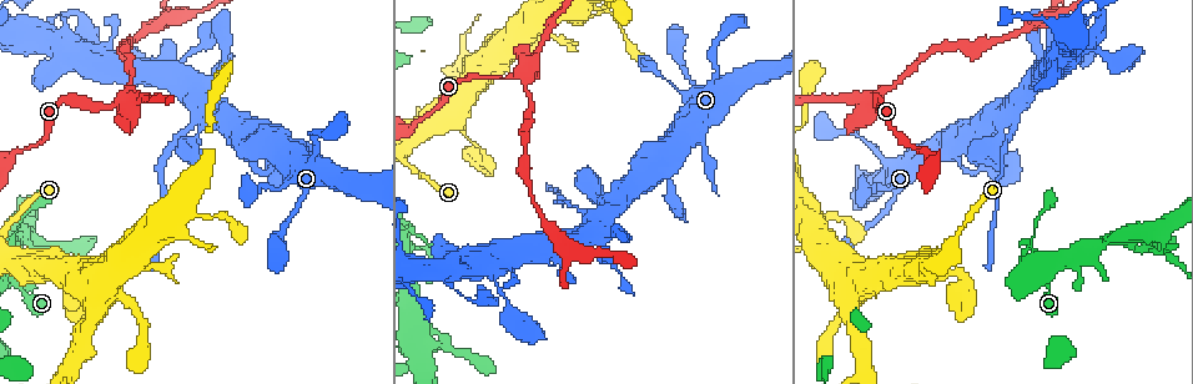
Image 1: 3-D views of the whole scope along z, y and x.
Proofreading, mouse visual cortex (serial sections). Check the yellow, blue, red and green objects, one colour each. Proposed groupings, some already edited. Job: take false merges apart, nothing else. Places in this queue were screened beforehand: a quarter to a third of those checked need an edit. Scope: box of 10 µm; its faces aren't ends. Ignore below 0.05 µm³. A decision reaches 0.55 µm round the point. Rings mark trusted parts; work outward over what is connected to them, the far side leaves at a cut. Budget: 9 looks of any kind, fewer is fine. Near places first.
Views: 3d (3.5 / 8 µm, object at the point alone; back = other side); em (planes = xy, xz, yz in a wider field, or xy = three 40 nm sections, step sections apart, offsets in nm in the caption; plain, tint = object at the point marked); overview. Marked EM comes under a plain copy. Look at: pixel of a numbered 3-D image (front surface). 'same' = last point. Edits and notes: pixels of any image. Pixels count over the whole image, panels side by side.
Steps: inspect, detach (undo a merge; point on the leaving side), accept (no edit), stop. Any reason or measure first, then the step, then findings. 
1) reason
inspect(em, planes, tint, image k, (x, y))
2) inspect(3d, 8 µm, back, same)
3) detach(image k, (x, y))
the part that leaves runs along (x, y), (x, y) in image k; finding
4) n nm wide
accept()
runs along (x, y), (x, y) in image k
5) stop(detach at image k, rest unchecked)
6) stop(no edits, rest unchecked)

four arms meet
inspect(3d, 3.5 µm, image 1, (118, 100))

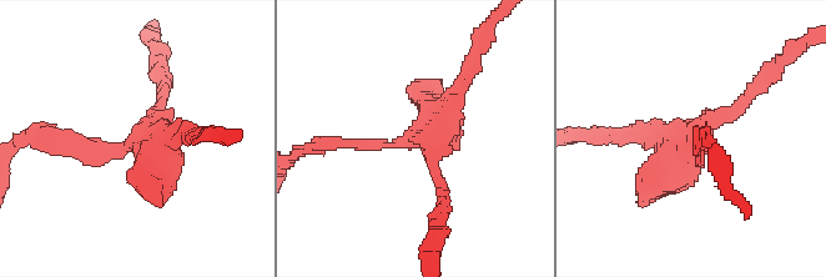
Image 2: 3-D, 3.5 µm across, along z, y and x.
4 arms; arms of 150, 200, 200, 350 nm
inspect(em, xy, step 3, tint, image 2, (690, 141))

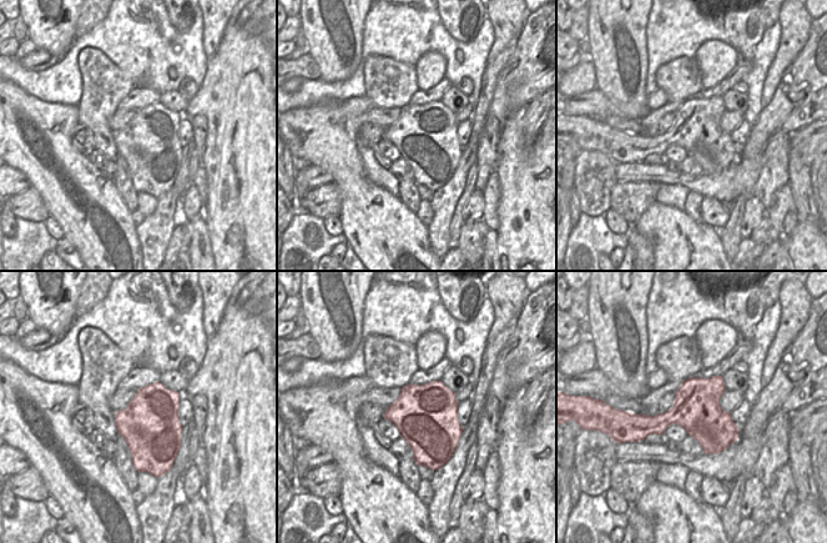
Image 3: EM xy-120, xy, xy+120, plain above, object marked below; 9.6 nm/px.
detach(image 2, (640, 181))
the part that leaves runs along (421, 137), (432, 140), (447, 201), (439, 217) in image 2; two cells meet here

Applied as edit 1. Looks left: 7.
redraw
inspect(overview)

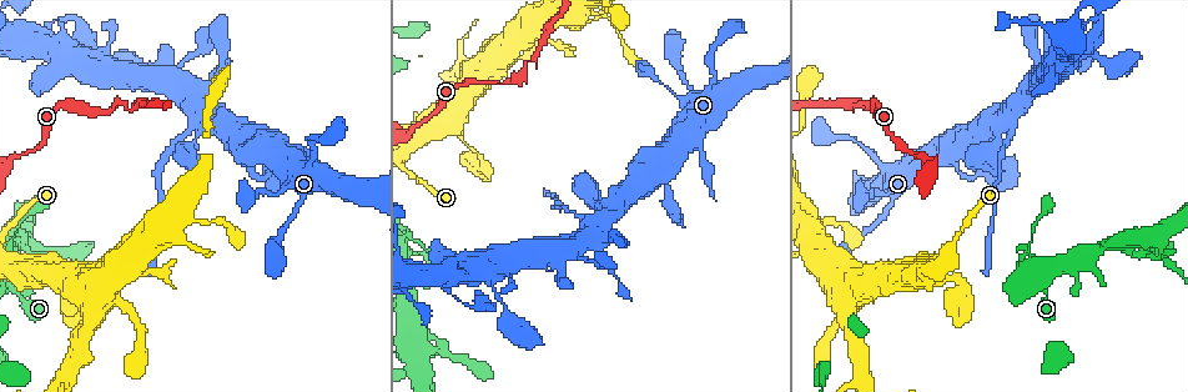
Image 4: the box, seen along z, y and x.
sharp bend
inspect(3d, 3.5 µm, image 4, (480, 155))

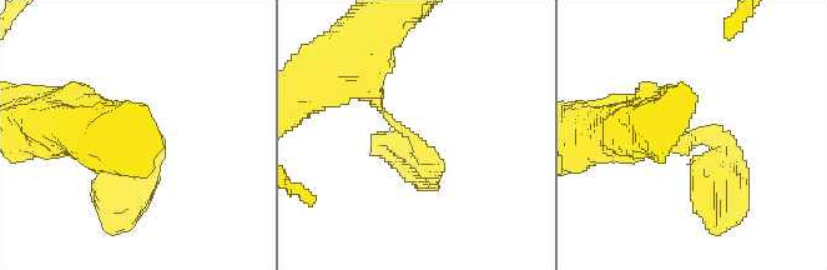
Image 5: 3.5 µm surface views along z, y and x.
inspect(em, xy, step 5, tint, image 5, (698, 132))

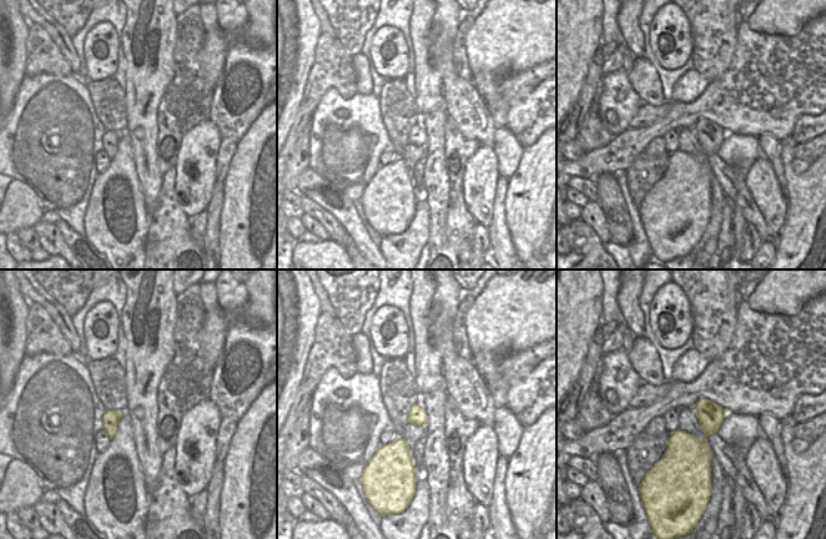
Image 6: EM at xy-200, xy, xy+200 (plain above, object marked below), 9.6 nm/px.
170 nm wide
accept()
runs along (339, 68), (419, 145), (415, 168) in image 5; one cell here

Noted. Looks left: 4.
sudden change in width
inspect(3d, 8 µm, image 4, (20, 251))

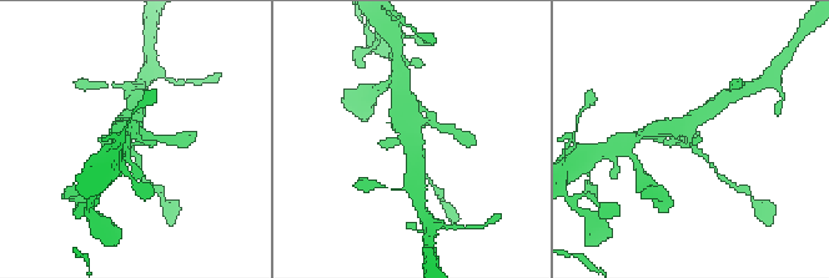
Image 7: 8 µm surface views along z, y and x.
zoom in
inspect(3d, 3.5 µm, back, same)

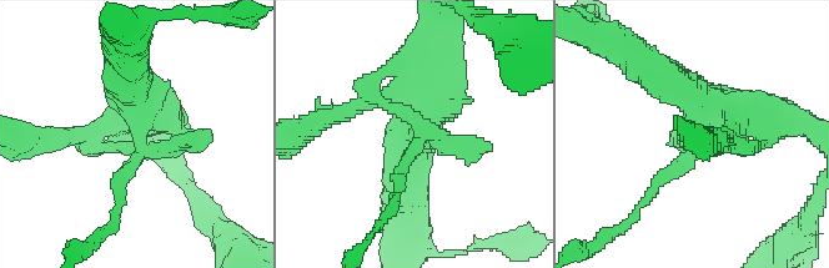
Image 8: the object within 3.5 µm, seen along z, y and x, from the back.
4 arms; arms of 150, 150, 500, 500 nm
inspect(em, planes, tint, image 8, (420, 141))

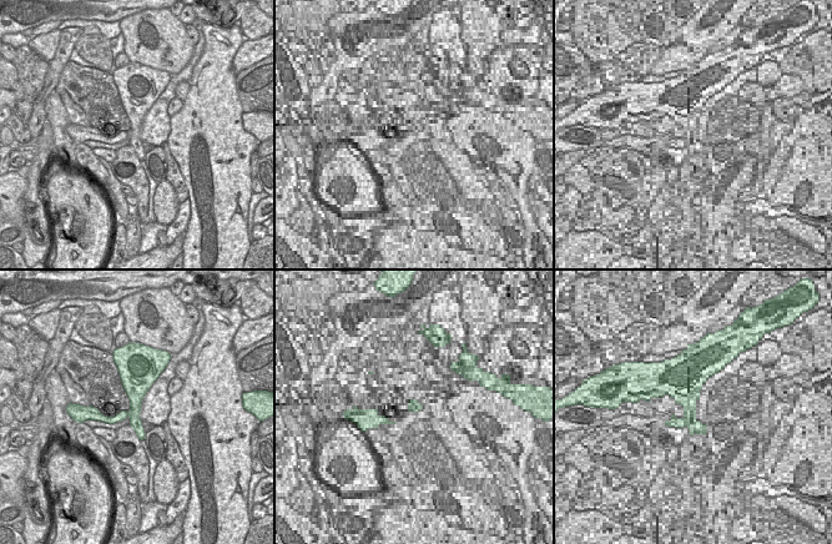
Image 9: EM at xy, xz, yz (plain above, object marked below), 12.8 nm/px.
accept()
runs along (750, 110), (642, 202) in image 8; one cell here

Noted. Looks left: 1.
stop(detach at image 2, rest unchecked)

